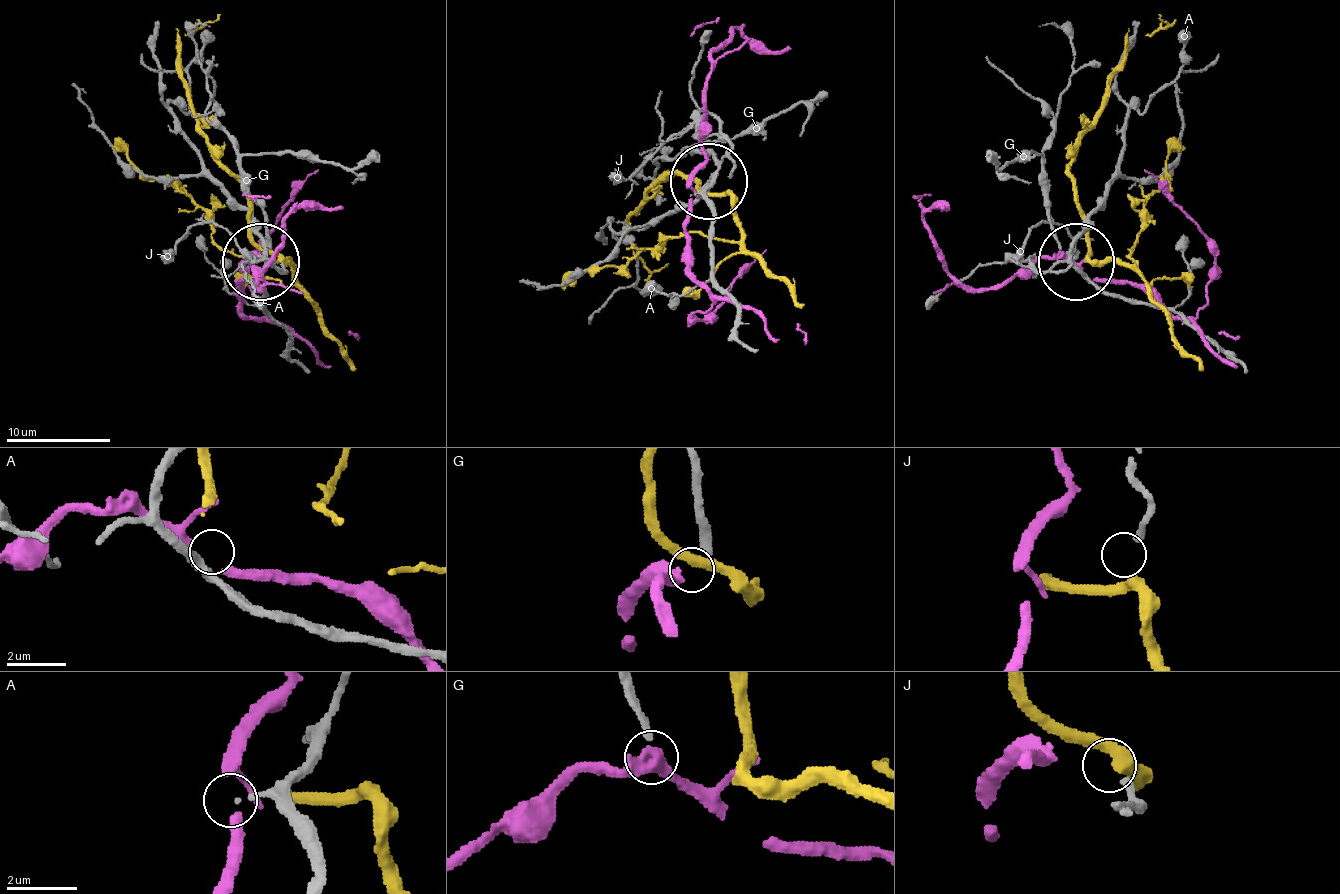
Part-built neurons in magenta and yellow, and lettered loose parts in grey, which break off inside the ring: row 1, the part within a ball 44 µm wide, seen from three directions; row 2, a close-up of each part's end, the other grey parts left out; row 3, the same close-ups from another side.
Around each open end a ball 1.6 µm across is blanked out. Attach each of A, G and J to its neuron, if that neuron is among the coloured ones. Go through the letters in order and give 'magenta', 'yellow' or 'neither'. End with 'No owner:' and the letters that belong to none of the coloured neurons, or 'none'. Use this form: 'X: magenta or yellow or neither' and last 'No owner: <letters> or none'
A: neither
G: magenta
J: yellow
No owner: A

